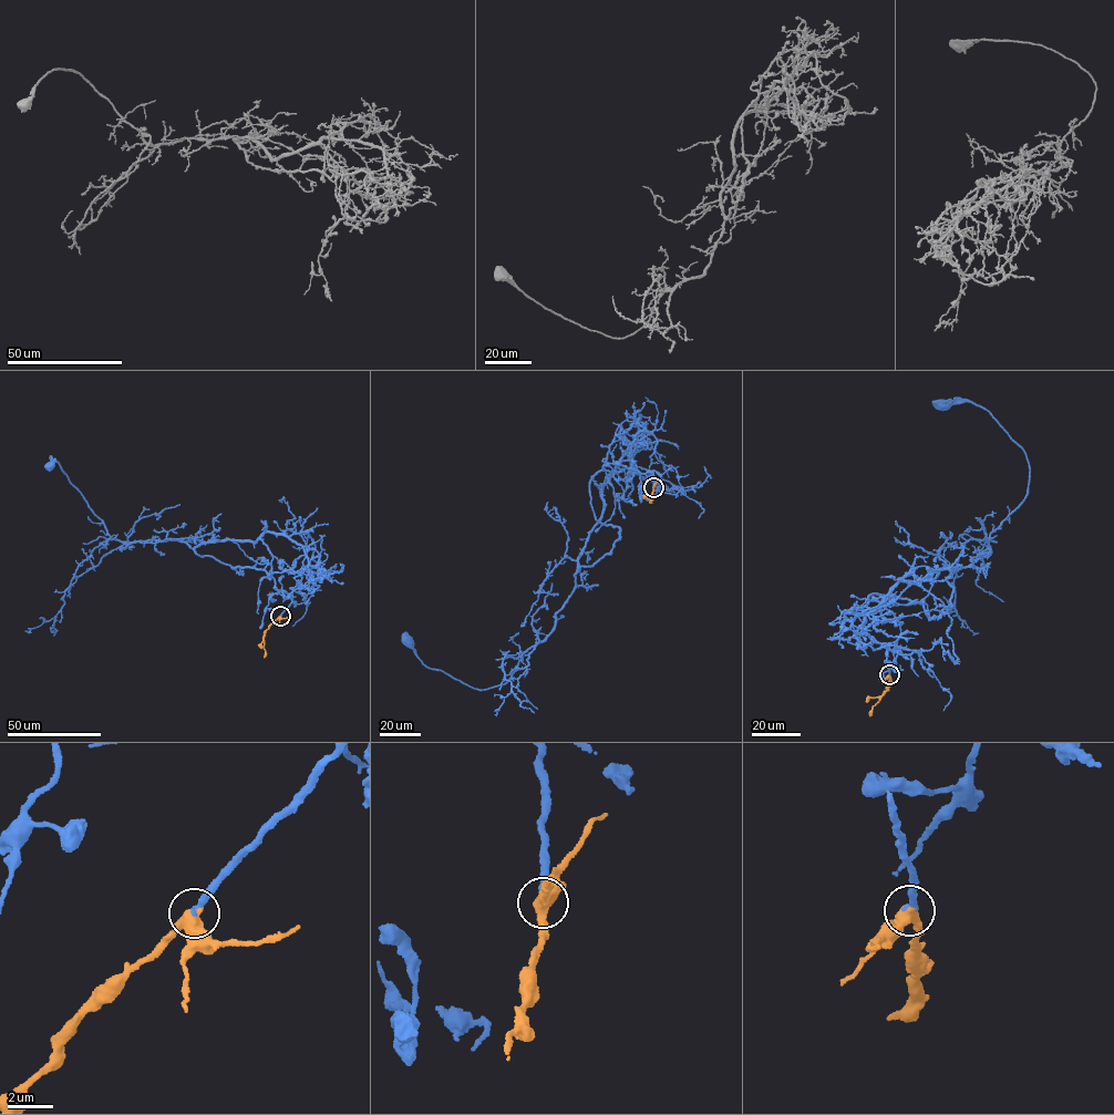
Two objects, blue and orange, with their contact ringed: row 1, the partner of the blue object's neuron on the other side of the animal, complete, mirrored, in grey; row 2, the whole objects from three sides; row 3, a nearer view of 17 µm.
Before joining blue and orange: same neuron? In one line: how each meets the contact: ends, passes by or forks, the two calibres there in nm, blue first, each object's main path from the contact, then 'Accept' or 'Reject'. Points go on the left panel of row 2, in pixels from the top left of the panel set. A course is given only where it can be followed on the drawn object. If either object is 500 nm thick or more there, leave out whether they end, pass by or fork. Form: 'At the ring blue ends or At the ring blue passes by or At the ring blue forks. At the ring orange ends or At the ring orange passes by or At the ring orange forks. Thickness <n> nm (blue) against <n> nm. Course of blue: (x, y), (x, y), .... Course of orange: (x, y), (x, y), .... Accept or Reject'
At the ring blue ends. At the ring orange passes by. Thickness 280 nm (blue) against 480 nm. Course of blue: (280, 616), (291, 598), (275, 586), (258, 538), (121, 543), (50, 457), (49, 467). Course of orange: (280, 616), (265, 635), (264, 658). Accept

